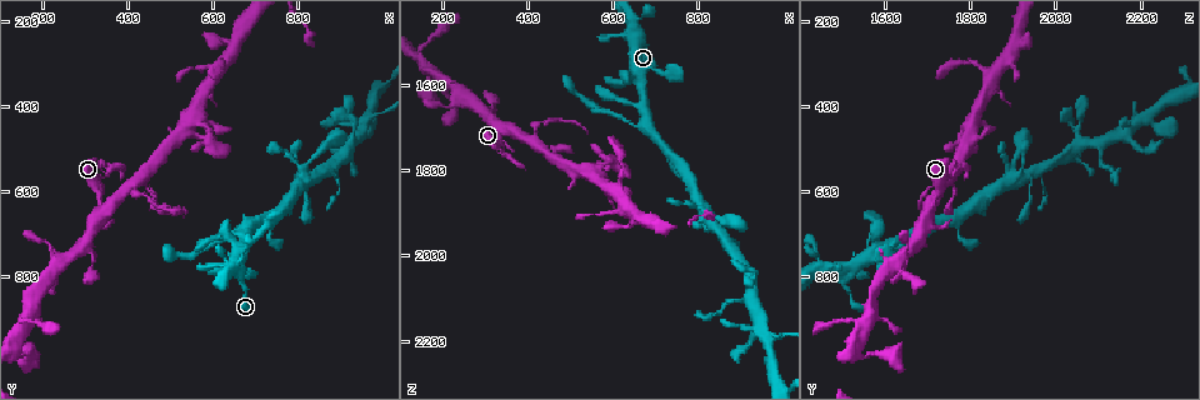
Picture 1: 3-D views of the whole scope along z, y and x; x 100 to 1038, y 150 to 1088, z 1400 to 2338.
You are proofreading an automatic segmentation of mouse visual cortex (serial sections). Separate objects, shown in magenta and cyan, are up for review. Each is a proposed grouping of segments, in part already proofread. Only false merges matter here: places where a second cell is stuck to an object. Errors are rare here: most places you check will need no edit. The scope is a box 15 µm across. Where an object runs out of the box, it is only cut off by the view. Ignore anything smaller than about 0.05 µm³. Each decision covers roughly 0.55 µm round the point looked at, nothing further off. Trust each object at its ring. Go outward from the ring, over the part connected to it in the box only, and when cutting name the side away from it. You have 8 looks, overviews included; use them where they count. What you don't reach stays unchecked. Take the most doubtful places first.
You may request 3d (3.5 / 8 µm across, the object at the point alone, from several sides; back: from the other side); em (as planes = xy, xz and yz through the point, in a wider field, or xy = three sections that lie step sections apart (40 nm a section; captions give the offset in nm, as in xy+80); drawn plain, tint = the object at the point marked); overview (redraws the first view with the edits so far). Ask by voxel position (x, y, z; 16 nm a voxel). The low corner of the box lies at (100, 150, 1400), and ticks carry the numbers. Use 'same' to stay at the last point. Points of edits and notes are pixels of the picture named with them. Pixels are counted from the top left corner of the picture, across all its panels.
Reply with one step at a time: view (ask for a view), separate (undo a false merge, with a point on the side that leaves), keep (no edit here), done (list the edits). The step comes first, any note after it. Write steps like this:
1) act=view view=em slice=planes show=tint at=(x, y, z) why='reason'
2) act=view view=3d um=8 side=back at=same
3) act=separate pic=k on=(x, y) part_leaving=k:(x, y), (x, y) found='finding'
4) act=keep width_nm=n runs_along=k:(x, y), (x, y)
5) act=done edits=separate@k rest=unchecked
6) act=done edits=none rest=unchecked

act=view view=em slice=xy step=5 show=tint at=(685, 685, 1690)

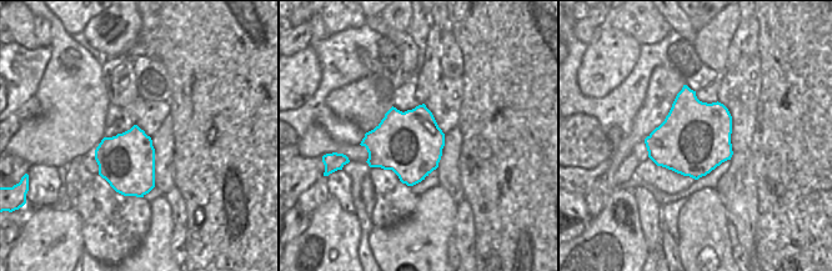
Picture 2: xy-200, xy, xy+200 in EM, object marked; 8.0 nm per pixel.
act=view view=3d um=3.5 side=back at=same

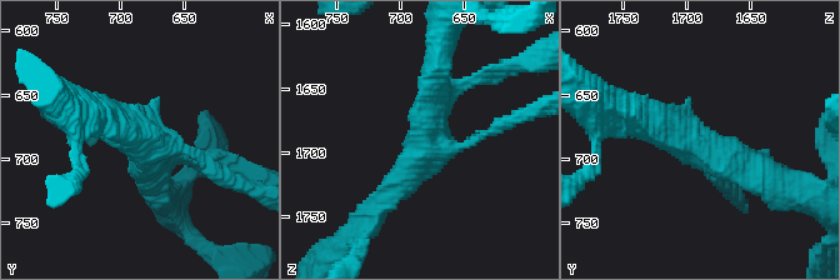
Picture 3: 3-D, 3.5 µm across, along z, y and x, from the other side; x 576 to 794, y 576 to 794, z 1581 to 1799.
act=keep runs_along=3:(765, 183), (730, 155), (634, 118) found='continuous, no second cell'

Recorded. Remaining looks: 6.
act=view view=3d um=3.5 side=back at=(400, 590, 1730) why='two arms in line, one across'

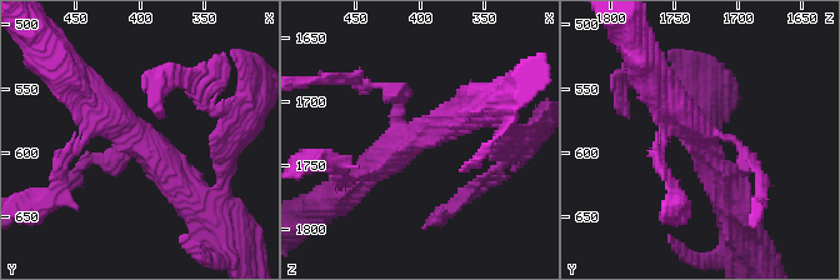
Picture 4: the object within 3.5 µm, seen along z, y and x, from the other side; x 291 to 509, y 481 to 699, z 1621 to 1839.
act=view view=em slice=xy step=3 show=tint at=(408, 586, 1730) why='now the EM'

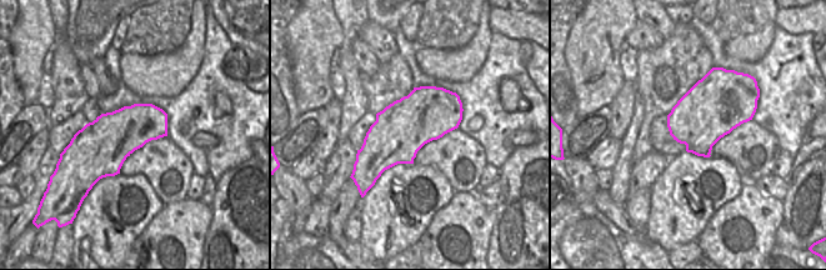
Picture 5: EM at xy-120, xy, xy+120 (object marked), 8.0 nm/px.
act=view view=em slice=xy step=1 show=tint at=same why='another direction'

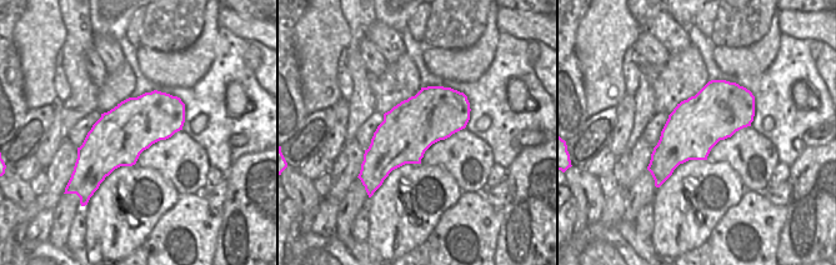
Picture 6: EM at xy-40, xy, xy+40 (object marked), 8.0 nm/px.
act=keep found='one cell here'

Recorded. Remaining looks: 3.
act=view view=3d um=8 at=(920, 435, 2065) why='a narrow waist'

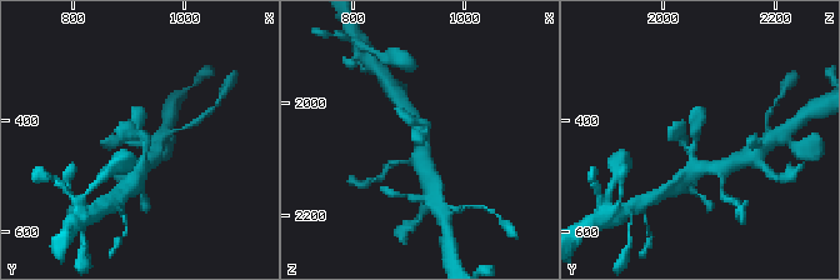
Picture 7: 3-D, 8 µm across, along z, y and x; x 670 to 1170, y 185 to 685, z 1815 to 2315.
act=view view=em slice=xy step=1 show=tint at=same

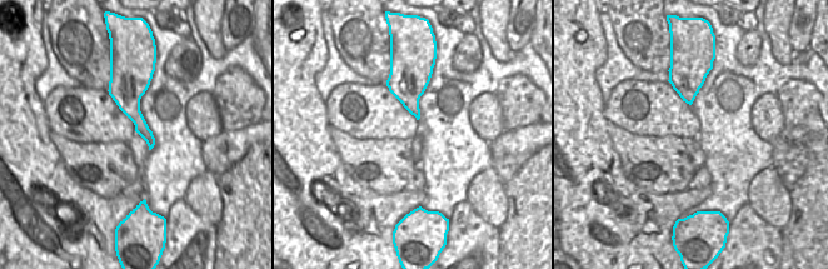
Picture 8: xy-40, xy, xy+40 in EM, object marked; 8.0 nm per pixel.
act=keep runs_along=7:(141, 170), (145, 143), (133, 106) found='continuous, no second cell'

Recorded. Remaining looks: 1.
act=done edits=none rest=unchecked

